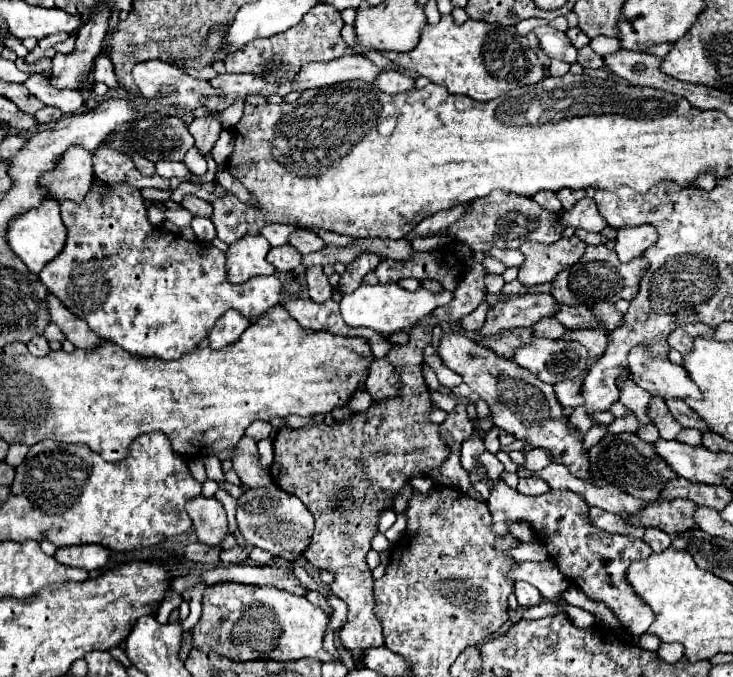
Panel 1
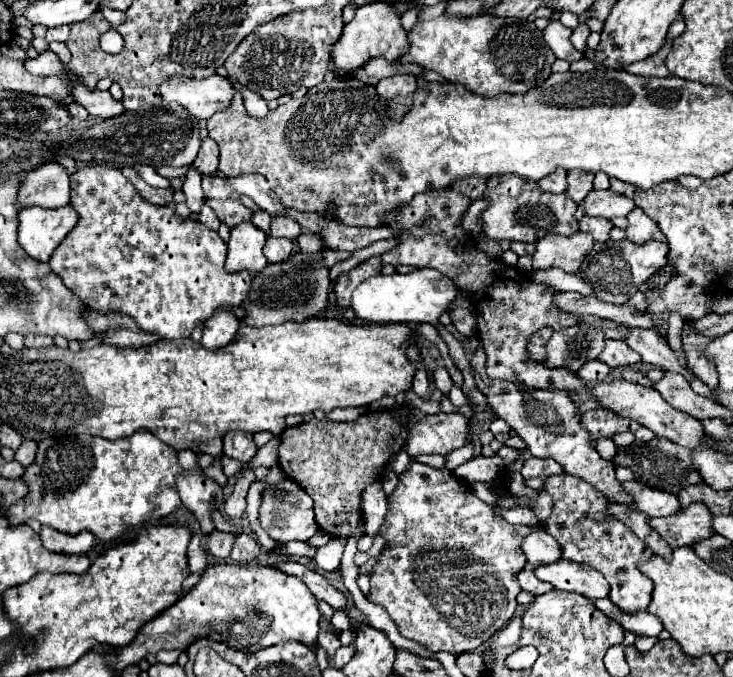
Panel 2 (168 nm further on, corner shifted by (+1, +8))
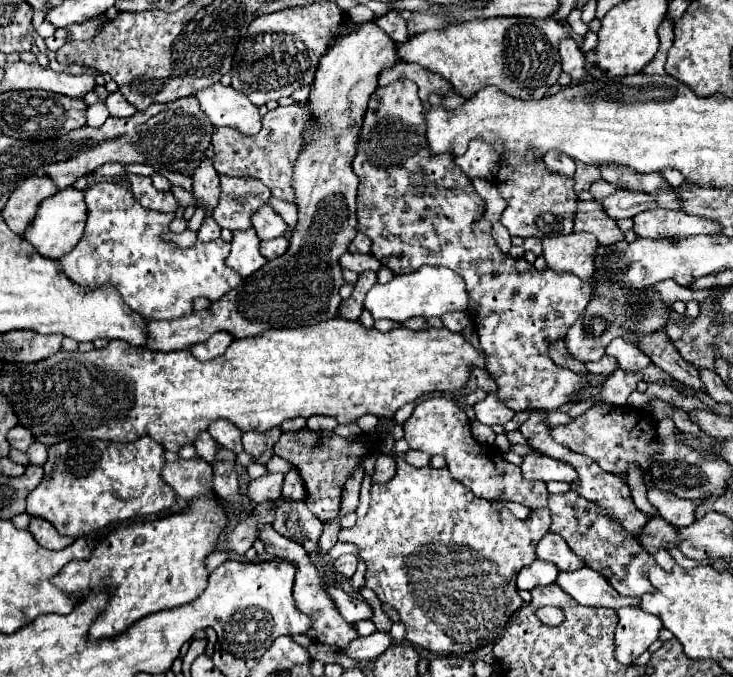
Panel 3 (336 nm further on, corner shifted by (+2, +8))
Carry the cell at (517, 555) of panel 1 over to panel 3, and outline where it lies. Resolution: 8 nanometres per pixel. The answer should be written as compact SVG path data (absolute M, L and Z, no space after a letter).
M553 532L545 534L537 544L537 560L553 562L559 570L577 570L583 568L581 558L573 554L561 536L553 536Z

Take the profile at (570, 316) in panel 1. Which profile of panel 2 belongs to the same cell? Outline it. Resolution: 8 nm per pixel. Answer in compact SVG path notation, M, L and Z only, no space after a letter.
M630 328L630 336L626 338L626 344L636 350L646 364L660 366L662 370L672 370L680 372L684 378L692 380L692 374L678 362L674 350L668 346L666 338L658 336L654 330L644 330L644 328Z

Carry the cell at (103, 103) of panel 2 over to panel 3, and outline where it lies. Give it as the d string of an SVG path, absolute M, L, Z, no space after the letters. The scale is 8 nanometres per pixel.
M115 92L115 94L109 94L105 100L101 100L107 110L109 110L109 116L115 116L115 118L127 118L127 116L133 116L135 108L123 98L121 92Z

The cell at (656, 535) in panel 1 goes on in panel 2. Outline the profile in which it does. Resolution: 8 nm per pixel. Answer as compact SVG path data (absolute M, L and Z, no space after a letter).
M652 532L644 542L646 542L646 546L648 546L654 554L658 554L658 556L662 556L666 562L670 562L672 548L666 544L666 540L662 540L662 536L660 536L658 532Z

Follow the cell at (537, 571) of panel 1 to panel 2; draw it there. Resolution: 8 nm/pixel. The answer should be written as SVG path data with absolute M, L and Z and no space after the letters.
M560 560L556 564L540 566L536 574L540 580L550 582L556 590L576 592L590 600L608 598L610 592L610 586L600 572L596 572L586 564L576 564L570 560Z

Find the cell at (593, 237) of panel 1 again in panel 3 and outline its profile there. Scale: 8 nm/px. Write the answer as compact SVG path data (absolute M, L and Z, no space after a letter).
M601 208L593 212L579 210L575 214L575 232L591 232L603 246L623 240L623 232L617 228L615 220L609 218Z

